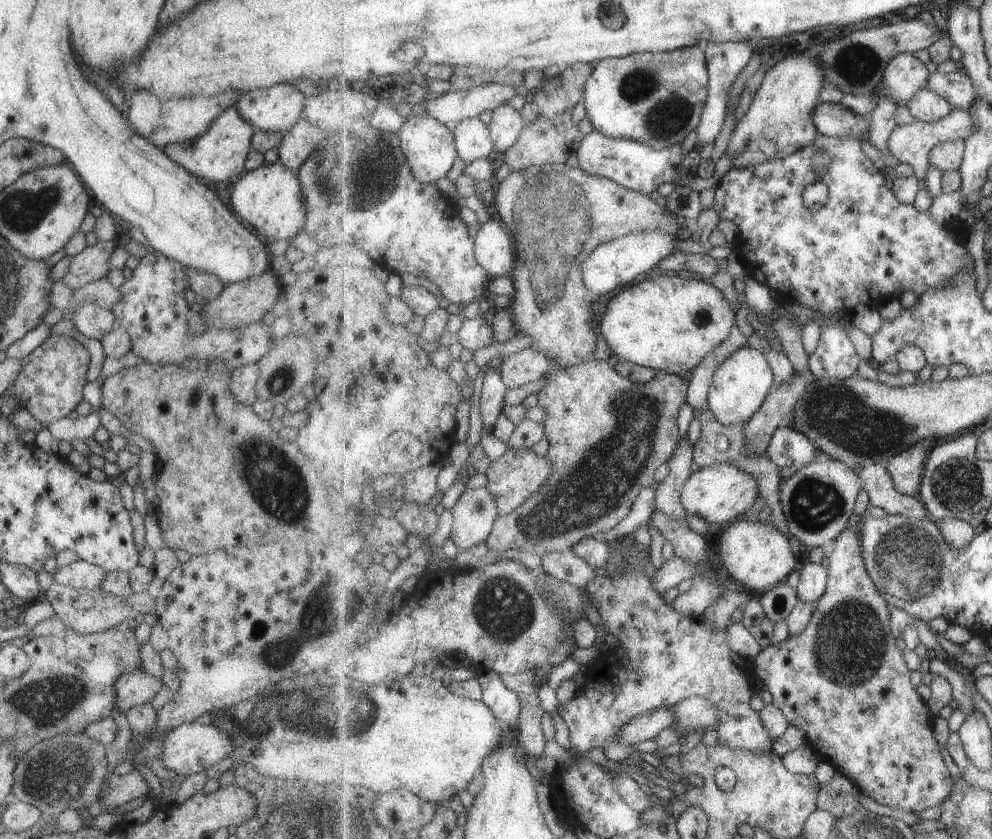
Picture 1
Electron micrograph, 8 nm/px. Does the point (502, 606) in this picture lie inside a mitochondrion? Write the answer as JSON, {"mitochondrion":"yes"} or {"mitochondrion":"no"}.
{"mitochondrion":"yes"}

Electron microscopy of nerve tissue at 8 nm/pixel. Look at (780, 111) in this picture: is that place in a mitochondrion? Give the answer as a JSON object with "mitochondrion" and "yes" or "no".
{"mitochondrion":"no"}

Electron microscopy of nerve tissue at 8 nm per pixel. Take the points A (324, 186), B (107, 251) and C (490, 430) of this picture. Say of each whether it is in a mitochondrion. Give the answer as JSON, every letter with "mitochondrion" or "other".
{"A":"other","B":"other","C":"other"}

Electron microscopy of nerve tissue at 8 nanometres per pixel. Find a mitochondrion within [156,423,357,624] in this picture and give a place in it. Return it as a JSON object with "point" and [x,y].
{"point":[277,484]}

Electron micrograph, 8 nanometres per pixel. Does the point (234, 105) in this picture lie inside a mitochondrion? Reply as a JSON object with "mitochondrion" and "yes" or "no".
{"mitochondrion":"no"}

